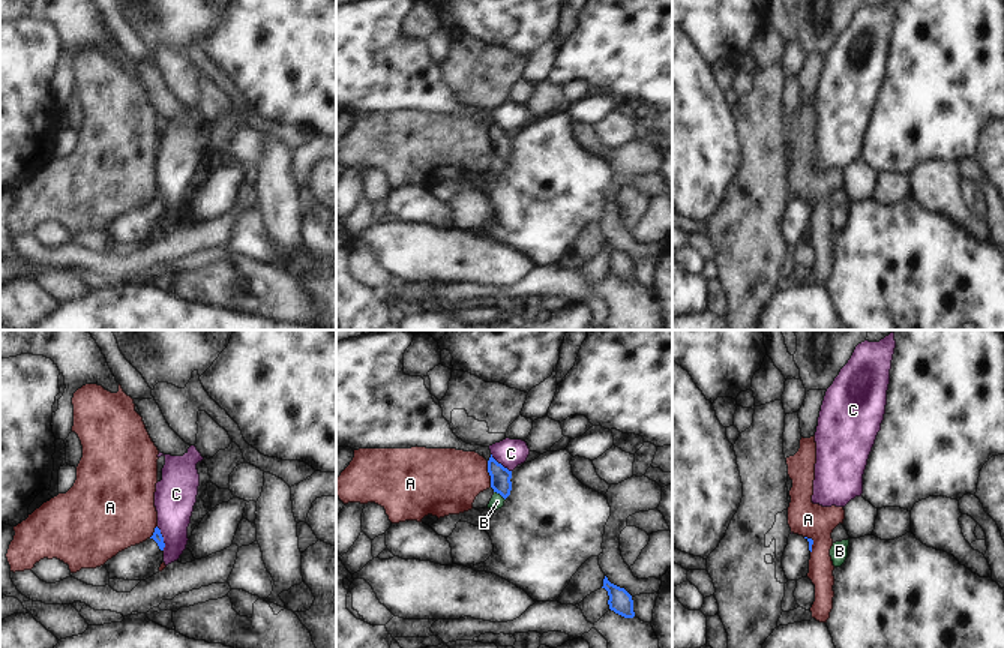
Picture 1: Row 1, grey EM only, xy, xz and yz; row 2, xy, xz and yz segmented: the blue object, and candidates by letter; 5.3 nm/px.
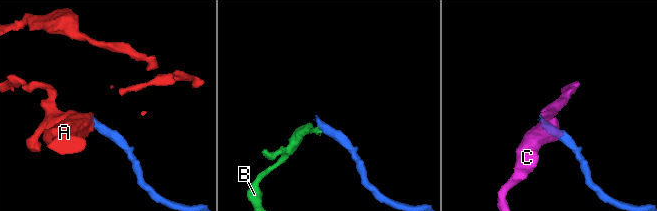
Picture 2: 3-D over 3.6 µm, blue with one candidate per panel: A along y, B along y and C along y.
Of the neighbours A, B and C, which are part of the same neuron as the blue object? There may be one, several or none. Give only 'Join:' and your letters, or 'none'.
Join: none

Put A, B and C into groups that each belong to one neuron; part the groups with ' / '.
A / B / C

